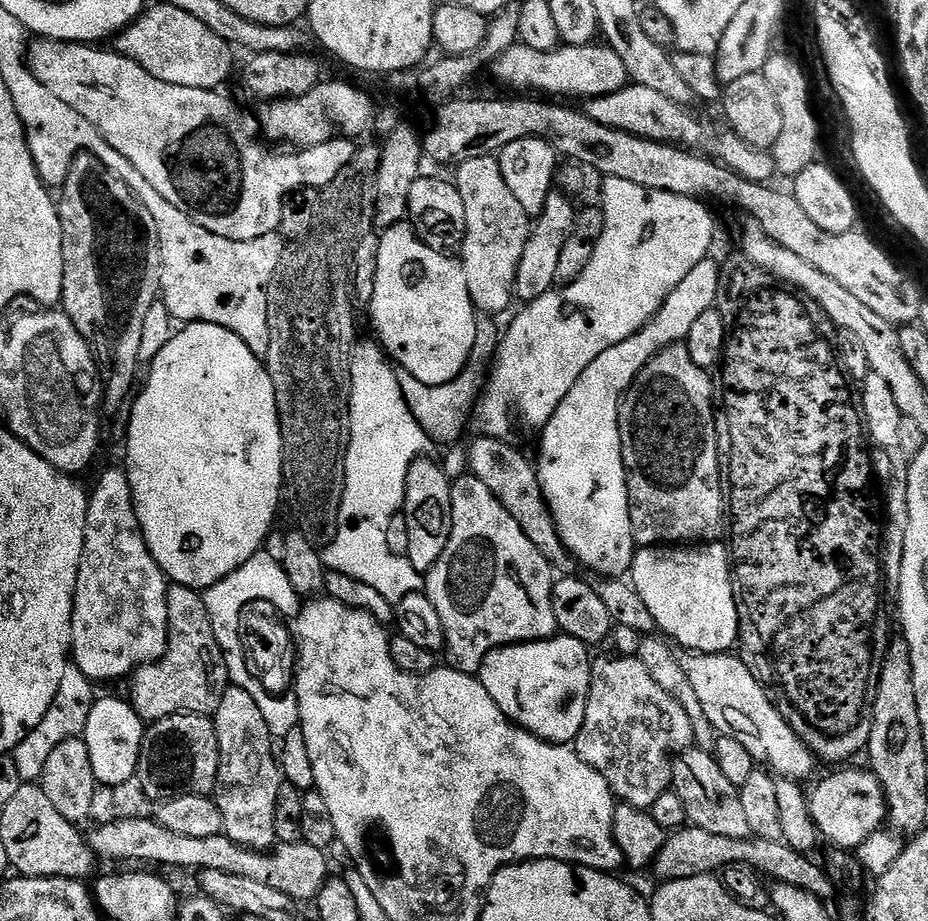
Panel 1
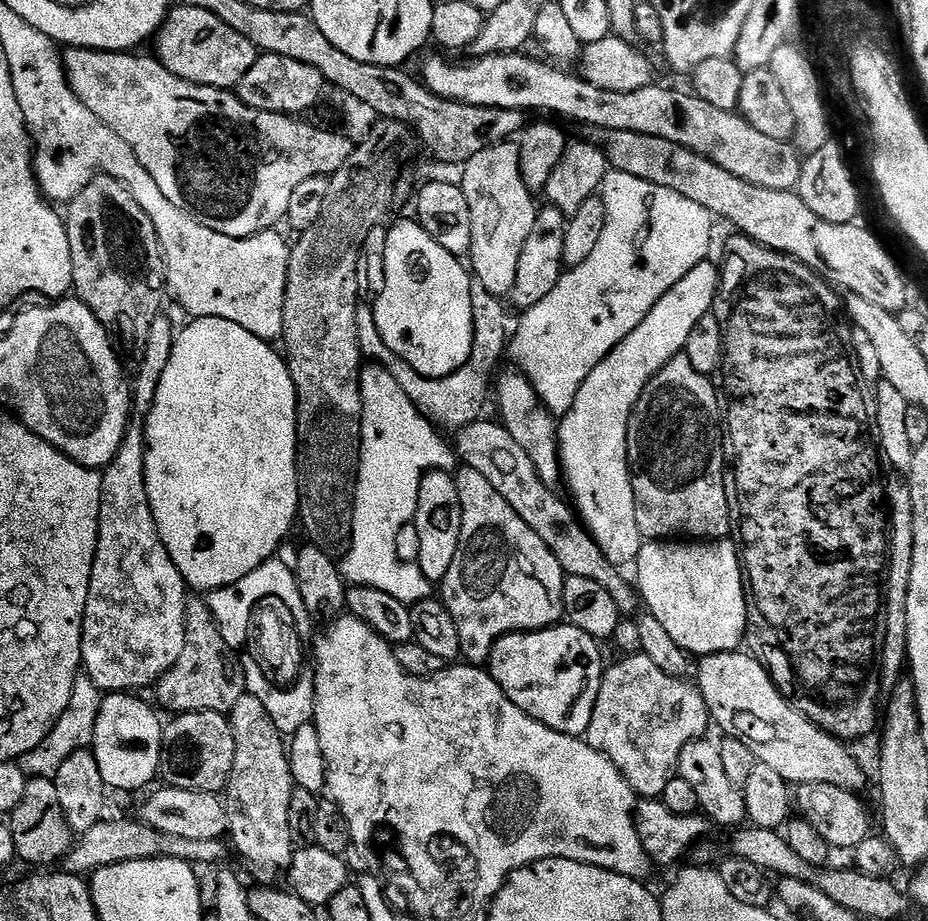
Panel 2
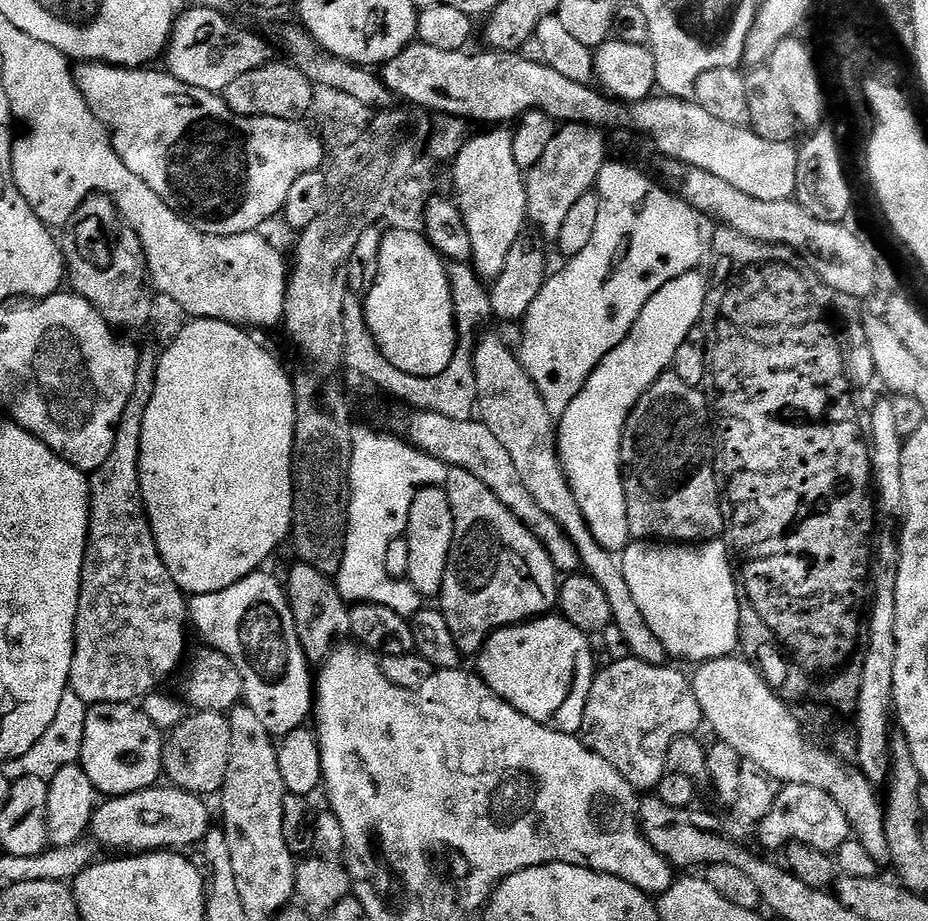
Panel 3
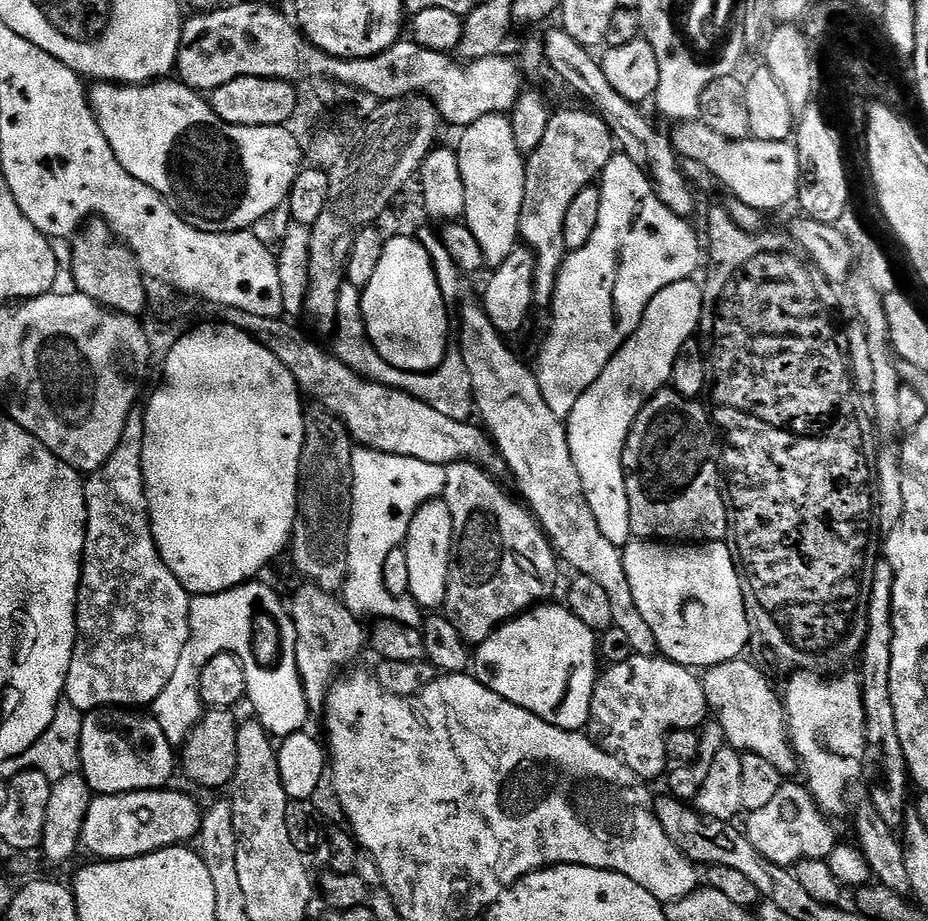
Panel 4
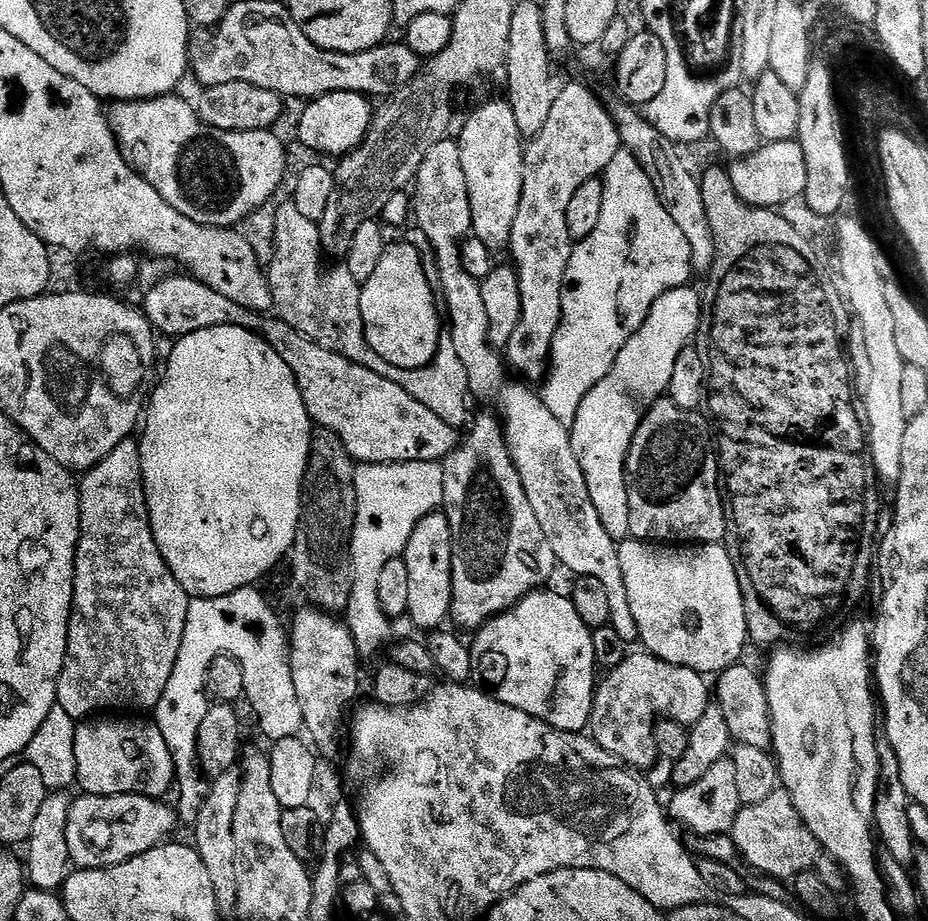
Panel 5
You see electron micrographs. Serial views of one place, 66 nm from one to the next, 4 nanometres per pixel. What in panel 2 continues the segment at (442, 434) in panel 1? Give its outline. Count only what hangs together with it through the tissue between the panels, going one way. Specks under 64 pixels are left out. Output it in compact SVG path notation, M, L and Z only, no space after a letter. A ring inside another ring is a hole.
M473 291L470 296L472 302L472 323L474 325L474 339L472 353L468 361L456 372L444 376L440 380L429 380L426 376L418 376L411 368L399 363L392 352L378 334L376 324L371 315L364 314L356 322L356 338L360 341L360 351L369 361L375 362L379 367L387 369L389 375L396 380L398 386L411 400L417 412L433 425L441 424L444 428L459 430L477 419L480 407L484 404L484 391L489 391L490 376L488 380L488 347L500 340L500 331L504 328L504 308L488 292Z

